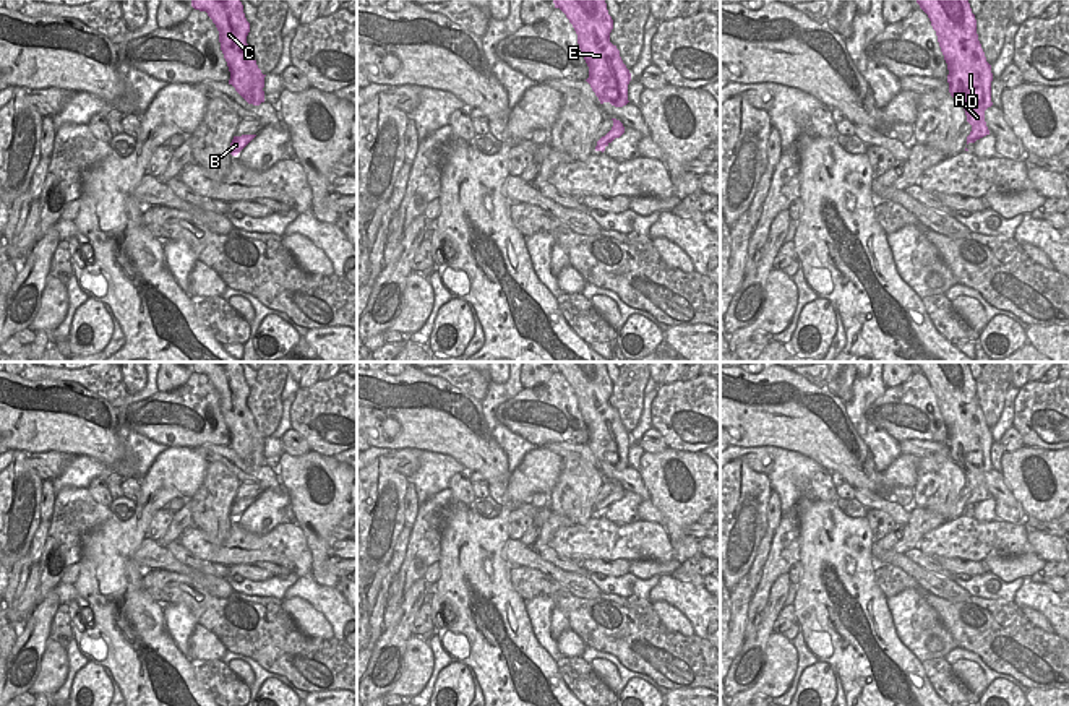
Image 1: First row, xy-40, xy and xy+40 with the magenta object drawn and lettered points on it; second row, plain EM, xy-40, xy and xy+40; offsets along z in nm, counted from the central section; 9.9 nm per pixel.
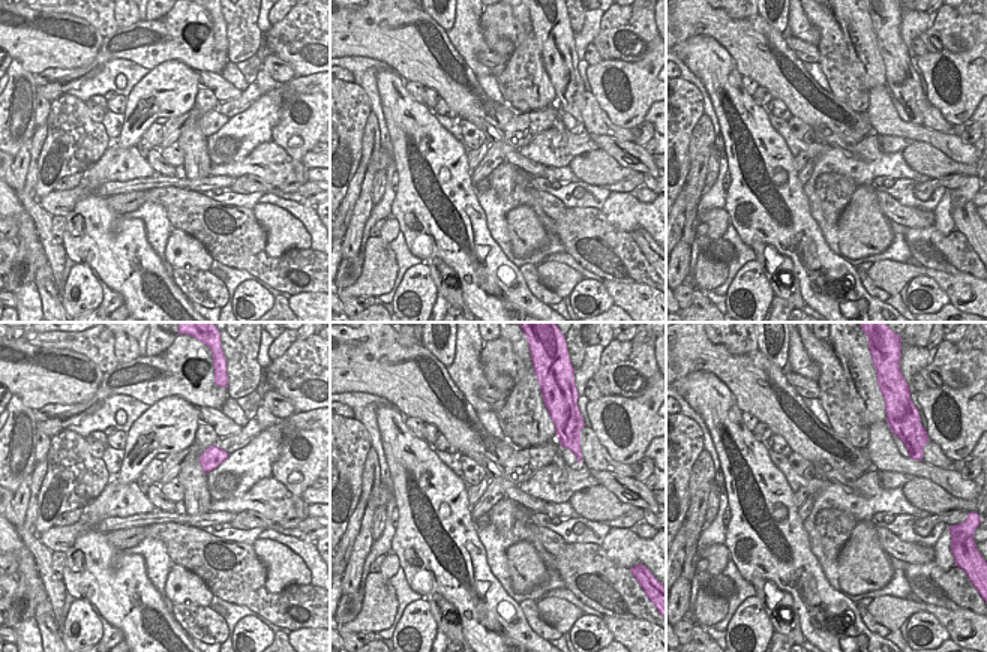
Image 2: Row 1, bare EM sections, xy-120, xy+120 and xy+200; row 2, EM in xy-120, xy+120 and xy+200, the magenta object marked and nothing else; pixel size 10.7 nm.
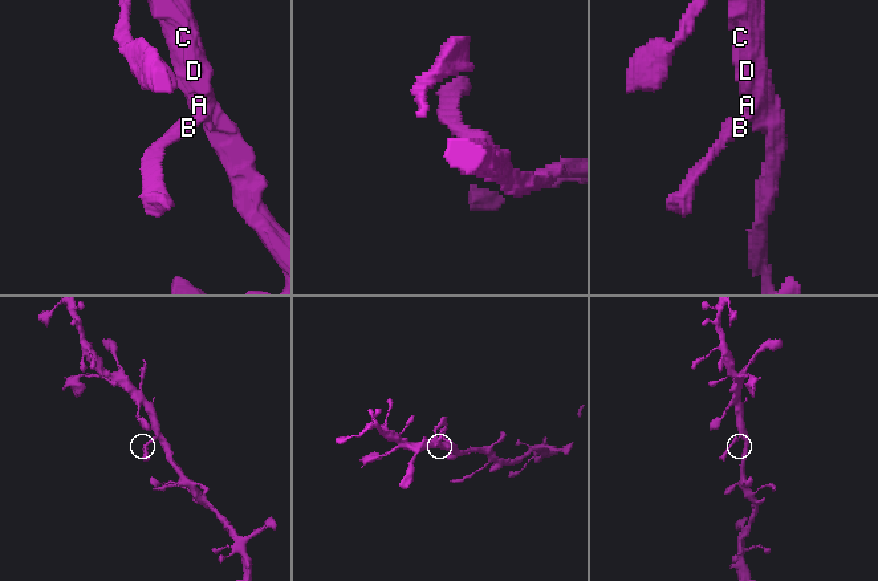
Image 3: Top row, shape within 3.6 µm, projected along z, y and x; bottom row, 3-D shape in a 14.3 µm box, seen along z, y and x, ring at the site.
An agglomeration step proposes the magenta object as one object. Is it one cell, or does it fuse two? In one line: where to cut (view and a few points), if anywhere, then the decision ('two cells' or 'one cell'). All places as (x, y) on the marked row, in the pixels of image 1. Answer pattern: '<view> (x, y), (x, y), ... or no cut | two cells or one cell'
no cut | one cell

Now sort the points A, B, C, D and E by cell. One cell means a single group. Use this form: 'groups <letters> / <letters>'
groups A B C D E

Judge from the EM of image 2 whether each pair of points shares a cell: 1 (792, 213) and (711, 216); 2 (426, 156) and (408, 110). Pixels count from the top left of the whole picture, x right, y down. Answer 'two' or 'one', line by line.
1: two
2: one

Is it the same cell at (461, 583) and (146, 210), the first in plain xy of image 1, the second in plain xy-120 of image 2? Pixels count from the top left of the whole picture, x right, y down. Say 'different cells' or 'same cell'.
different cells

